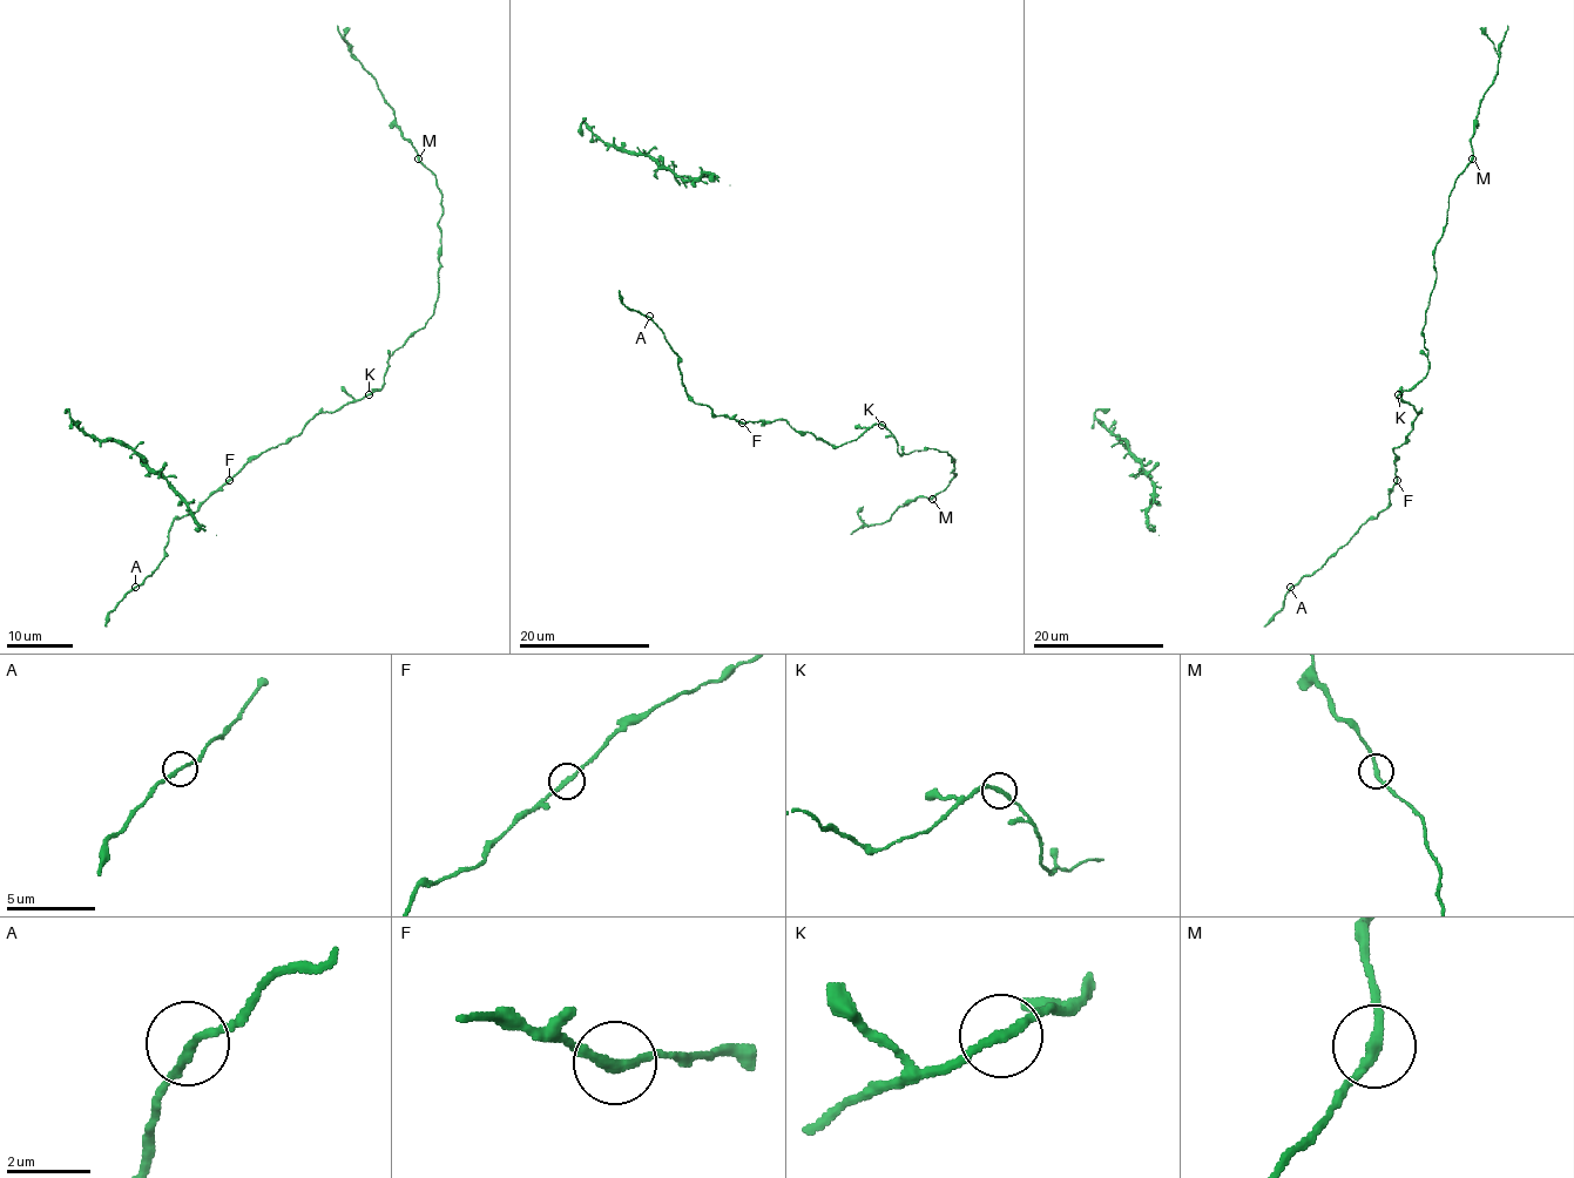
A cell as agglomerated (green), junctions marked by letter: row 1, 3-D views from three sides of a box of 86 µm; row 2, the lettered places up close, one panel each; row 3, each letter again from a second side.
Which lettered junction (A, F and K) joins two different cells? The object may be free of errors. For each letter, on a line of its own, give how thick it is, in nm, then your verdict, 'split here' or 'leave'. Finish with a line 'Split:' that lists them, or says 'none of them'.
A: 180 nm thick; leave
F: 220 nm thick; leave
K: 200 nm thick; leave
Split: none of them

